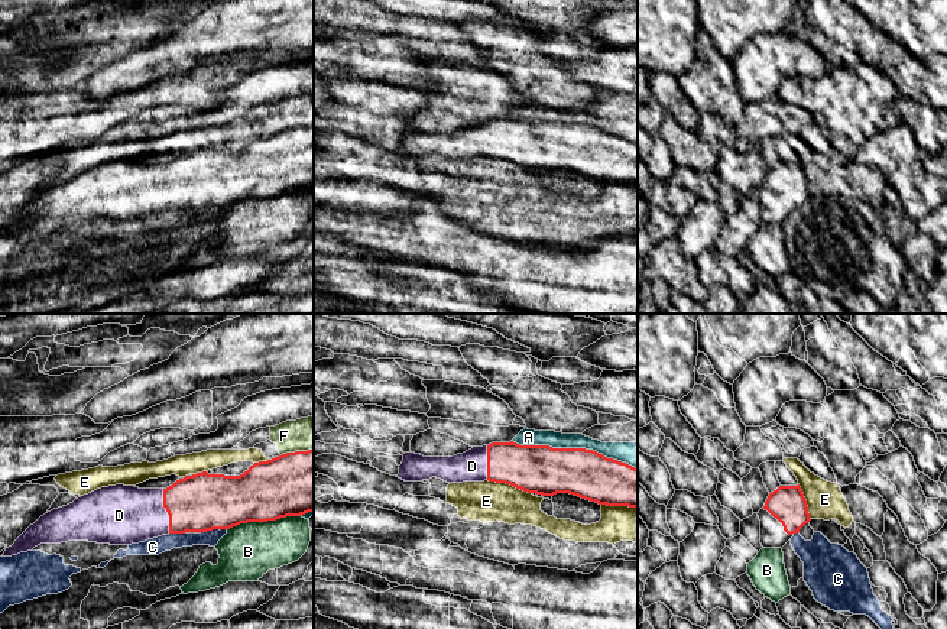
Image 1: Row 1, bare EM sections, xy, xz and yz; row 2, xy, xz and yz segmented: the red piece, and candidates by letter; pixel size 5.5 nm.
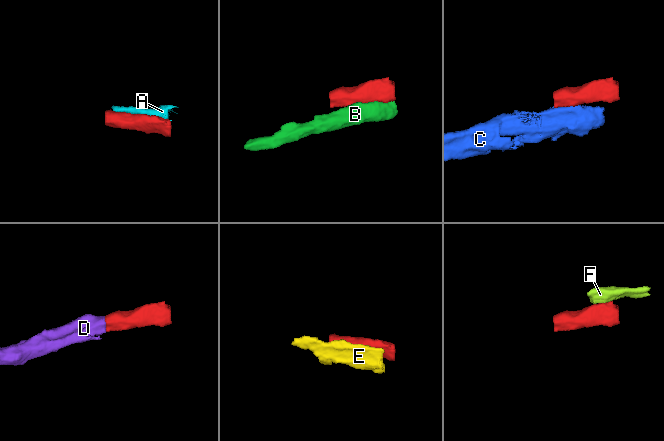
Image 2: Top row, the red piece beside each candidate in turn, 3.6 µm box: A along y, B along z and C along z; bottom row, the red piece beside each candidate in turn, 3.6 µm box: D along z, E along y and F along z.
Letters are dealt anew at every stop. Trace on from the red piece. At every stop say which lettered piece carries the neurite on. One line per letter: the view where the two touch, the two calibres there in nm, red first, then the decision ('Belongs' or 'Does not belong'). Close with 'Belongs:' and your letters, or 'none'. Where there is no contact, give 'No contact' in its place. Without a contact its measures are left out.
A: Touches red in xz. Thickness 280 nm (red) against 100 nm. Does not belong
B: Touches red in xy. Thickness 340 nm (red) against 320 nm. Does not belong
C: Touches red in xy. Thickness 320 nm (red) against 90 nm. Does not belong
D: Touches red in xy. Thickness 320 nm (red) against 340 nm. Belongs
E: Touches red in xz. Thickness 280 nm (red) against 220 nm. Does not belong
F: Touches red in xy. Thickness 360 nm (red) against 190 nm. Does not belong
Belongs: D

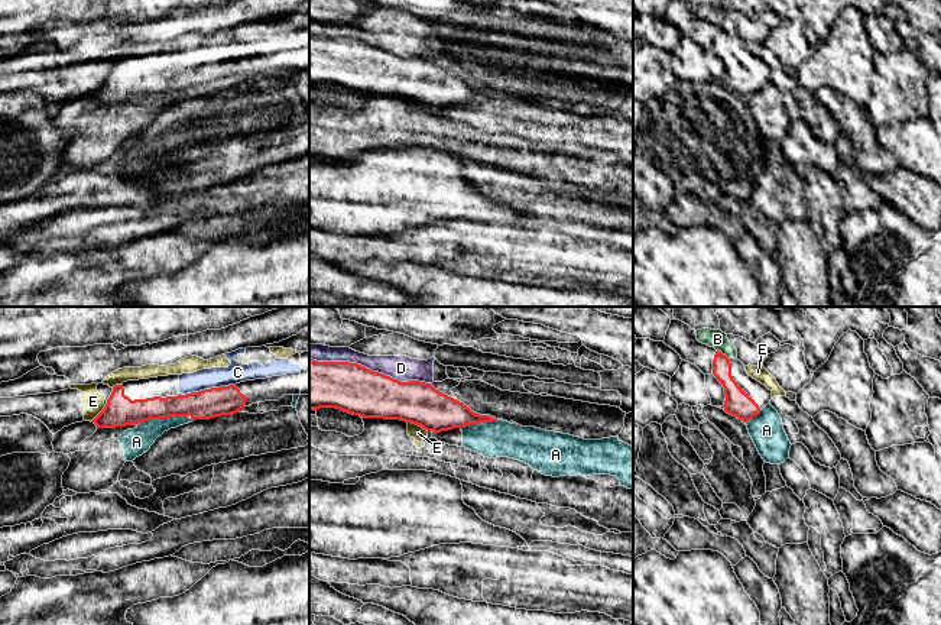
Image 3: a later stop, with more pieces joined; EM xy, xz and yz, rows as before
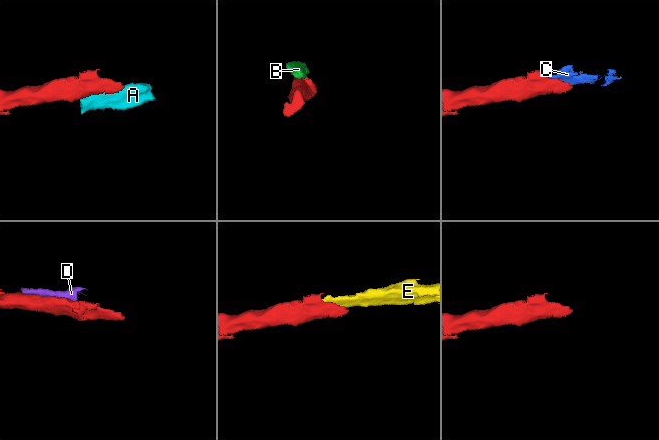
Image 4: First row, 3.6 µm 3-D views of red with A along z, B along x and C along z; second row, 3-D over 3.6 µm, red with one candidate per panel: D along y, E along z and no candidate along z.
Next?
A: Touches red in xy. Thickness 170 nm (red) against 150 nm. Does not belong
B: Touches red in yz. Thickness 110 nm (red) against 100 nm. Does not belong
C: Touches red in xy. Thickness 160 nm (red) against 120 nm. Belongs
D: Touches red in xz. Thickness 280 nm (red) against 140 nm. Does not belong
E: Touches red in xz. Thickness 240 nm (red) against 80 nm. Does not belong
Belongs: C

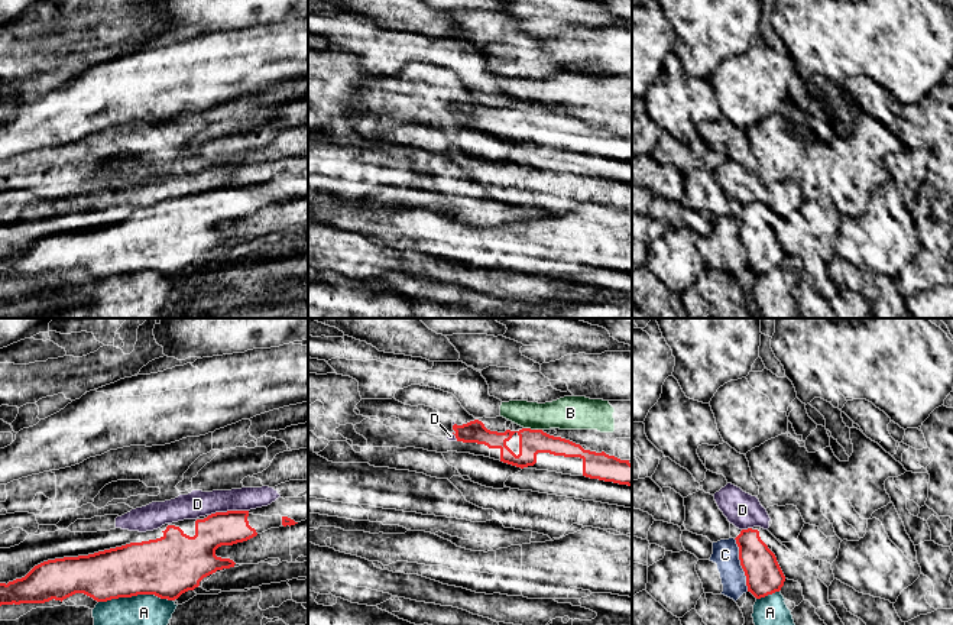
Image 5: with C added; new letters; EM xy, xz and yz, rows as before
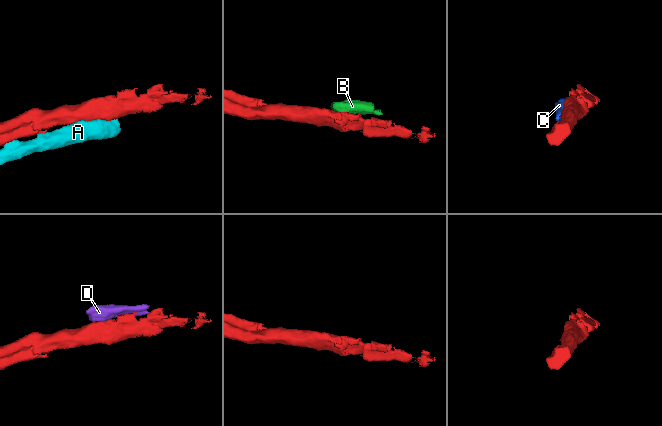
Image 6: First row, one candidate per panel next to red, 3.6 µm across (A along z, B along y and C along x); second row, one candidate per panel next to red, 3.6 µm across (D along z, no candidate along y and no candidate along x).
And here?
A: Touches red in xy. Thickness 340 nm (red) against 380 nm. Does not belong
B: Touches red in xz. Thickness 140 nm (red) against 190 nm. Does not belong
C: Touches red in yz. Thickness 200 nm (red) against 140 nm. Does not belong
D: Touches red in xy. Thickness 190 nm (red) against 150 nm. Does not belong
Belongs: none

